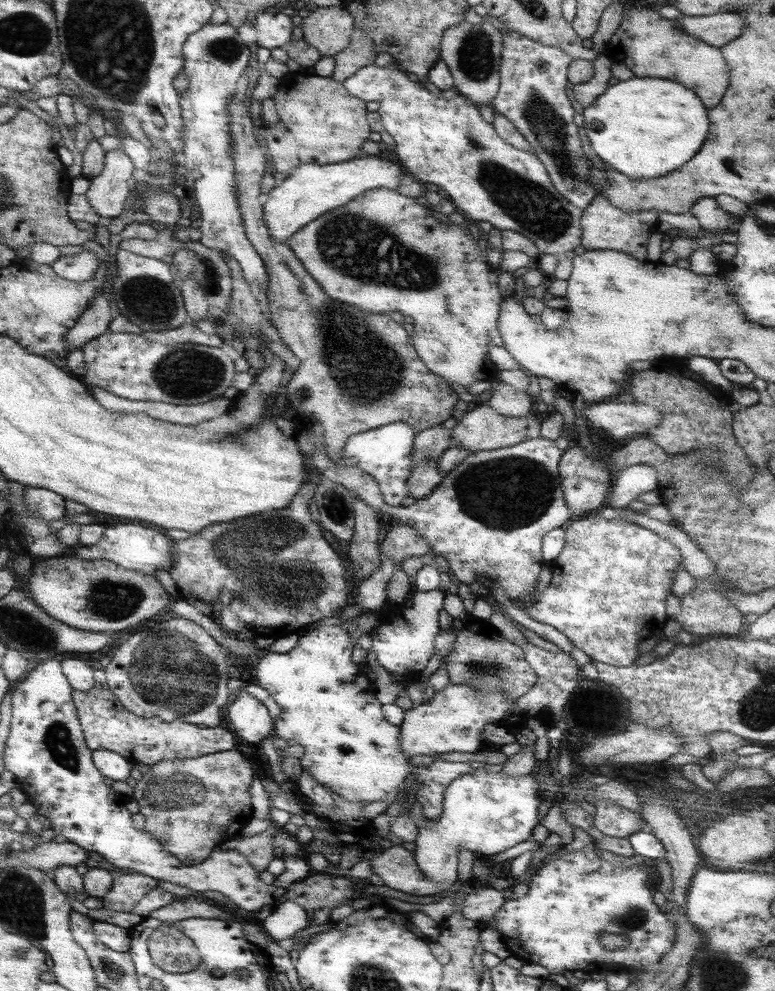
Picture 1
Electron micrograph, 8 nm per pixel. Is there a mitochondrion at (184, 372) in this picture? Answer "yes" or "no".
yes

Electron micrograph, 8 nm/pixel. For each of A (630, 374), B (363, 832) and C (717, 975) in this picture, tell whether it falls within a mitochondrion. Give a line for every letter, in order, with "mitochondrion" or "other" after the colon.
A: other
B: other
C: mitochondrion

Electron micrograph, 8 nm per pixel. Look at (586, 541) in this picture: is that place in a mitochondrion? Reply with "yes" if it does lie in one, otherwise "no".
no

